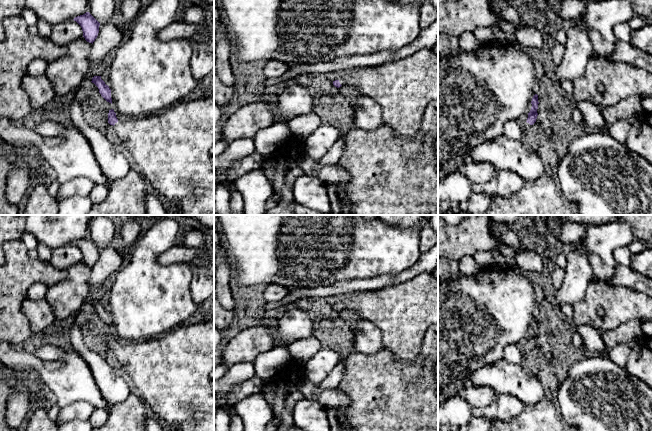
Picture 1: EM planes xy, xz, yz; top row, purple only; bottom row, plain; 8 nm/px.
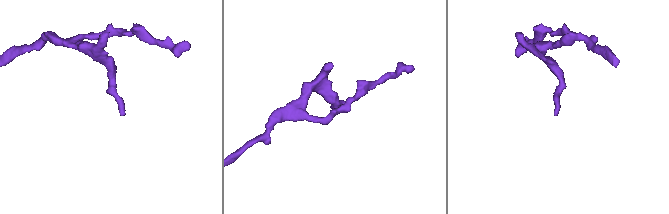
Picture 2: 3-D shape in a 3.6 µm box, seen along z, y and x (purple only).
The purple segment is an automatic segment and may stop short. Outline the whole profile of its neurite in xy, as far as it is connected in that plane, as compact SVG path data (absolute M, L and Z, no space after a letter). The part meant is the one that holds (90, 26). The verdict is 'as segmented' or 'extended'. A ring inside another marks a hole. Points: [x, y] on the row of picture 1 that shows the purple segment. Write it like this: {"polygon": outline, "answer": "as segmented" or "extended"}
{"polygon": "M89 12L77 16L73 20L81 26L85 40L93 44L98 36L100 23Z", "answer": "as segmented"}

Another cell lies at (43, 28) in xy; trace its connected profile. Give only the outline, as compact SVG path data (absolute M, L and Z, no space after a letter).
M38 19L36 27L37 27L37 35L41 36L41 37L49 37L49 35L51 34L51 24Z

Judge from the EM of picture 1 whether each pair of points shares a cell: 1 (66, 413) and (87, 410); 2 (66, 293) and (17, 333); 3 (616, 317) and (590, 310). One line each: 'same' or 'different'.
1: same
2: different
3: same

